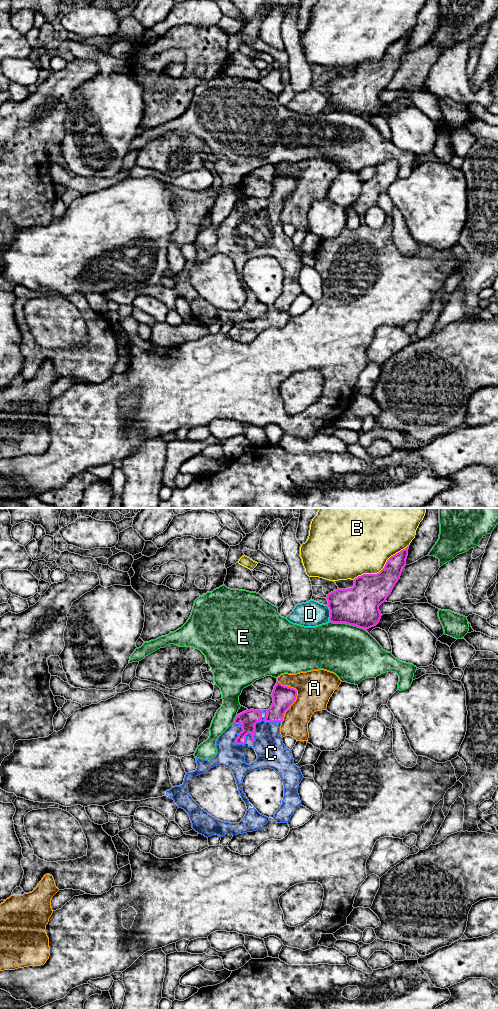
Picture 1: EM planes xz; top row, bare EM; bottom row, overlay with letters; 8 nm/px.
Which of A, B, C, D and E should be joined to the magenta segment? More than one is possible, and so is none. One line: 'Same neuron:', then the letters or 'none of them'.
Same neuron: C

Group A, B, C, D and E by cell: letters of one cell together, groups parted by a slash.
A / B / C / D / E

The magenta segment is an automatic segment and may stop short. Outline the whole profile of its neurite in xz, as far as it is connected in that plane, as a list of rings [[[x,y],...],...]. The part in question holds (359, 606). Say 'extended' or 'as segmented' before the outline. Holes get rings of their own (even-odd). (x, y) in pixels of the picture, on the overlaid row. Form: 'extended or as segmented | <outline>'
as segmented | [[[407,546],[405,549],[391,556],[384,568],[377,574],[363,574],[354,579],[354,586],[348,589],[337,589],[326,597],[330,610],[329,622],[345,623],[362,629],[376,626],[381,619],[379,606],[386,602],[395,584],[400,579],[403,568],[406,566],[408,556]]]

